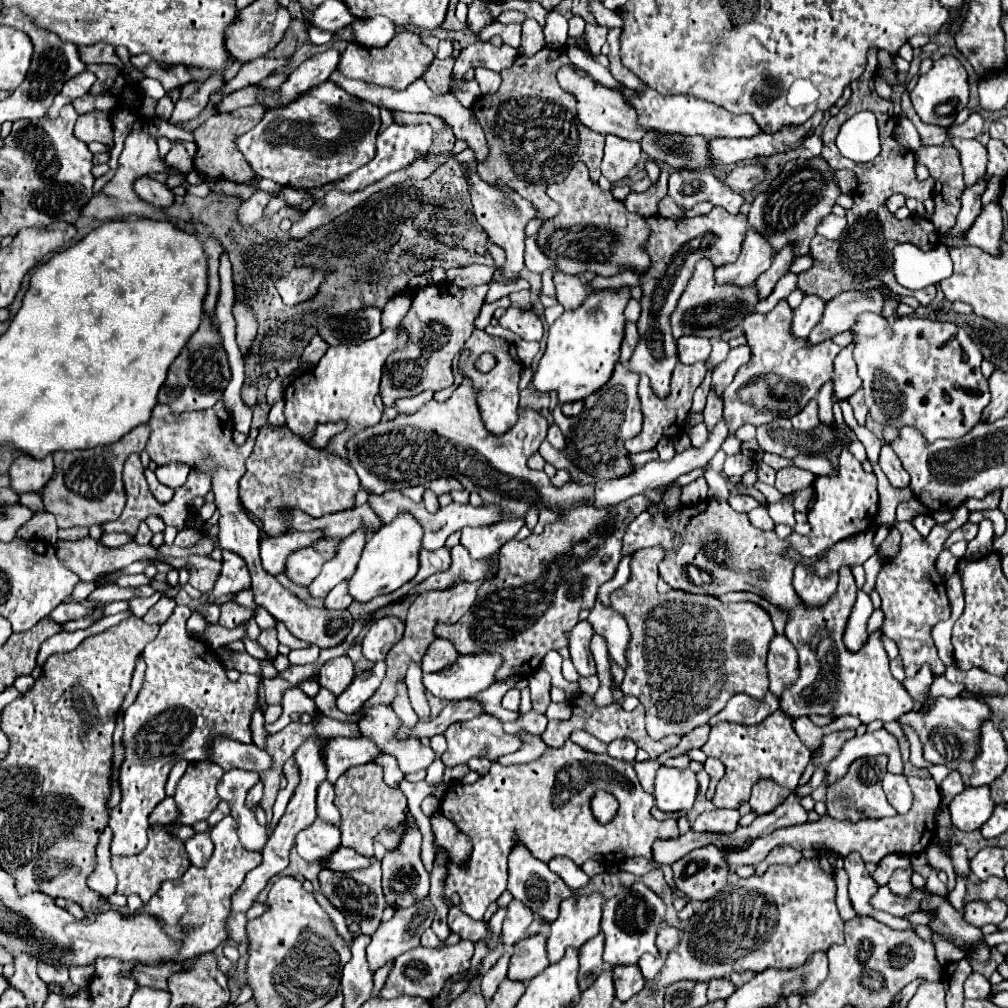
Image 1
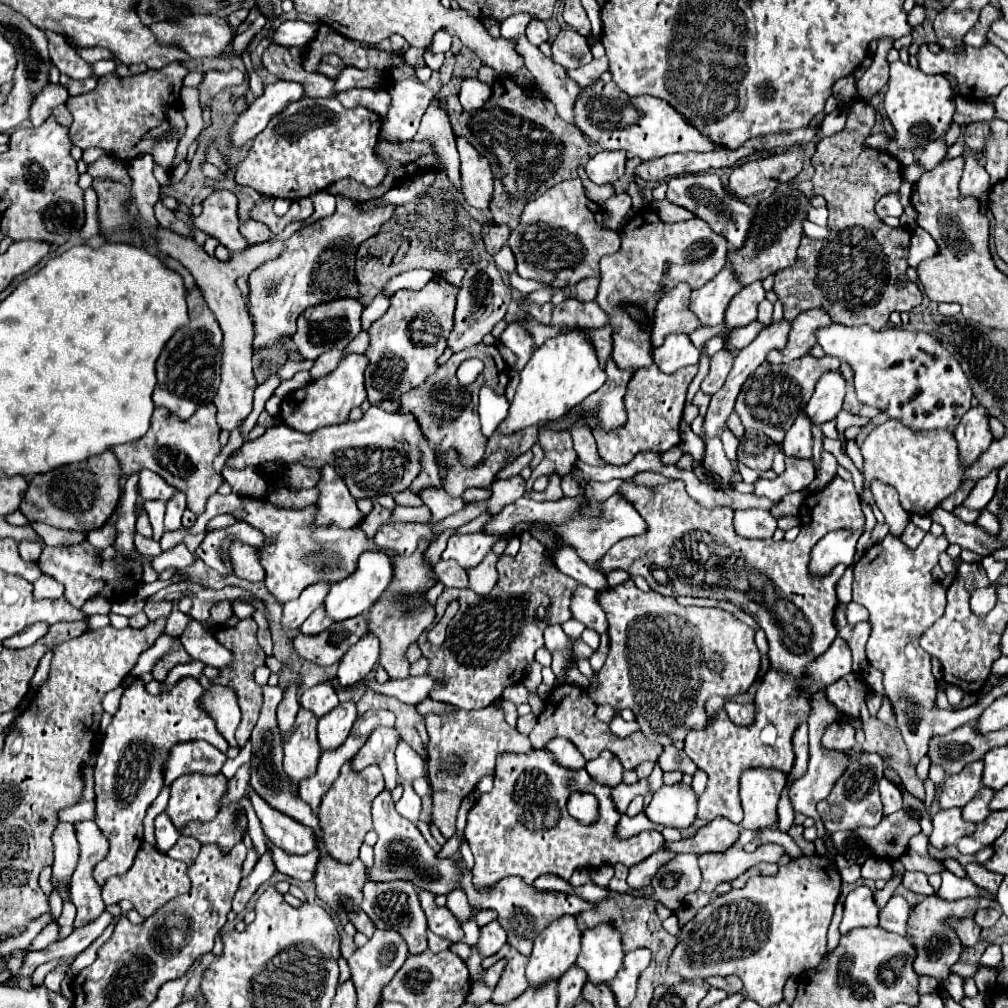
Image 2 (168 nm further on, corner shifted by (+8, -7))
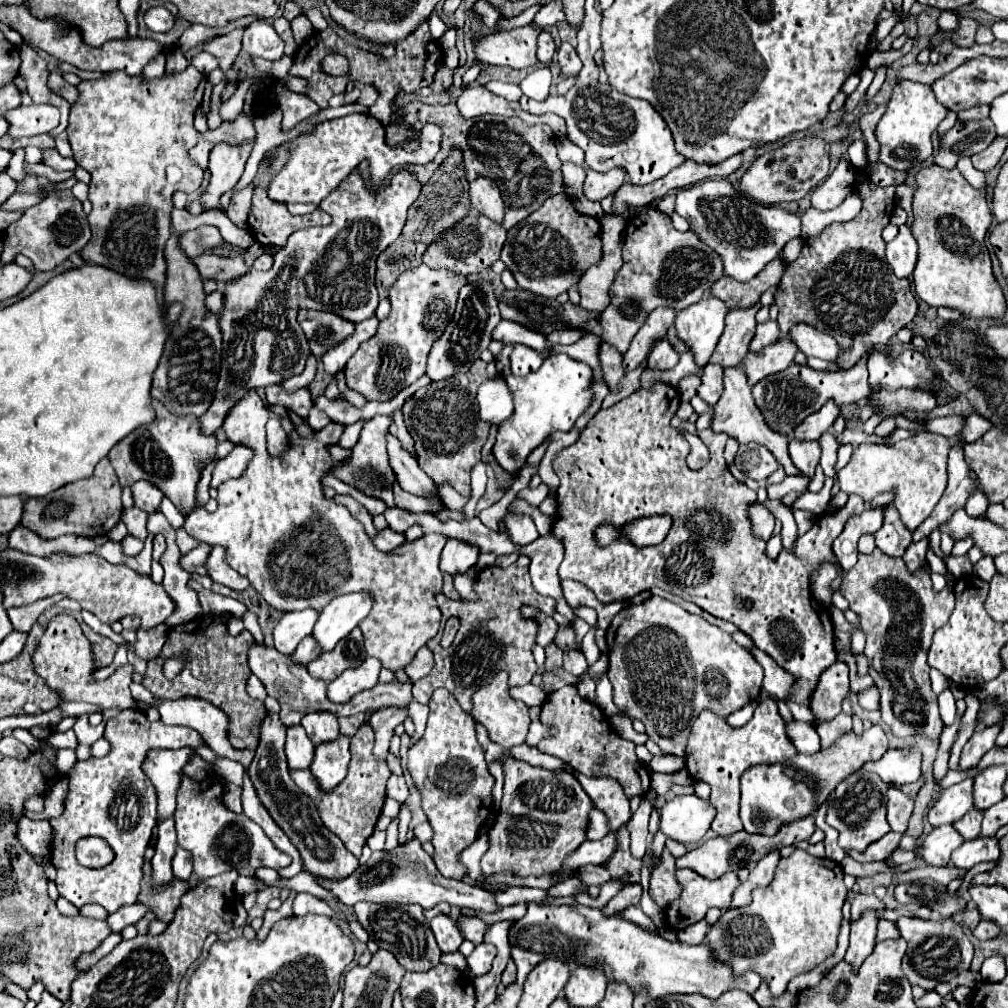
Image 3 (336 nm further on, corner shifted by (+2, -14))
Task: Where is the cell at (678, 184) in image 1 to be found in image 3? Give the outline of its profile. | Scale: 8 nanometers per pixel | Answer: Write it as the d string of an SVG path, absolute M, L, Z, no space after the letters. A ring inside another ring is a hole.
M704 180L696 186L678 190L676 212L688 220L690 230L710 246L724 264L724 274L738 280L752 280L768 262L780 256L788 240L800 236L800 218L778 206L764 206L734 190L724 180Z

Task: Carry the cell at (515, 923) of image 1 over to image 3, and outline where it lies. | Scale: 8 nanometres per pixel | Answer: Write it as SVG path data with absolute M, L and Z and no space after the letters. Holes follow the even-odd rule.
M484 942L474 948L474 952L466 958L466 962L468 962L468 968L474 972L474 976L484 976L492 966L494 956L496 956L496 946Z

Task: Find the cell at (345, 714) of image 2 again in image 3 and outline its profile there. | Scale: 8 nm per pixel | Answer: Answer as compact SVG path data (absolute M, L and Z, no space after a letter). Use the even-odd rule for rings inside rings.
M340 736L338 742L318 746L316 756L310 764L310 772L318 782L320 792L332 792L344 778L348 768L348 738Z

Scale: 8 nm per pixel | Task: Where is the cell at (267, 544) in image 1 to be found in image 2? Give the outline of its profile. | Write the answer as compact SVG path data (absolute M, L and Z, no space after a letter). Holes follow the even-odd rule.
M234 541L230 547L230 561L234 563L234 573L246 581L264 581L266 571L262 567L260 549L254 545L246 545L242 541Z

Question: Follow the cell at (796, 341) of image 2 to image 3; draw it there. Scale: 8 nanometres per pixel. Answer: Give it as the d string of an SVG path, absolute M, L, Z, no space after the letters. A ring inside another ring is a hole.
M780 338L774 344L762 348L760 352L748 352L742 358L740 366L744 368L748 384L754 386L762 378L786 370L792 364L796 352L798 352L796 346L792 346L792 342L788 342L788 338Z

